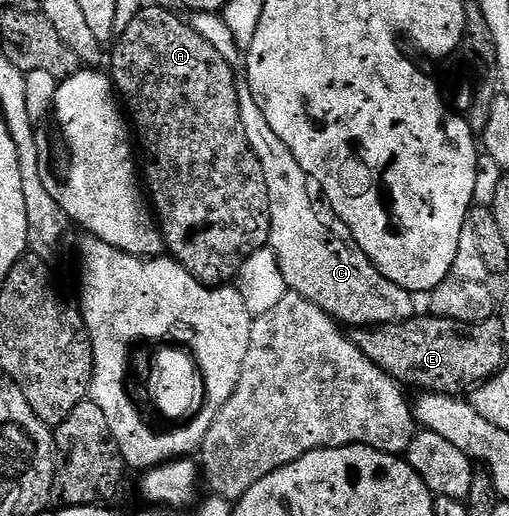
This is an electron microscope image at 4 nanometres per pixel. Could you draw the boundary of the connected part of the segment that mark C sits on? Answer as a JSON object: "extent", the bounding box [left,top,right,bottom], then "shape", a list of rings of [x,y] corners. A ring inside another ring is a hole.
{"extent":[238,84,415,328],"shape":[[[245,84],[238,87],[238,107],[244,136],[256,160],[260,160],[260,168],[264,168],[264,184],[268,184],[270,201],[268,246],[276,256],[280,272],[284,274],[287,291],[304,296],[335,322],[350,328],[383,326],[389,322],[406,322],[415,317],[415,295],[385,278],[358,247],[350,235],[350,229],[339,218],[318,207],[320,198],[312,189],[310,175],[300,168],[296,156],[292,156],[284,140],[272,132],[250,87]]]}

